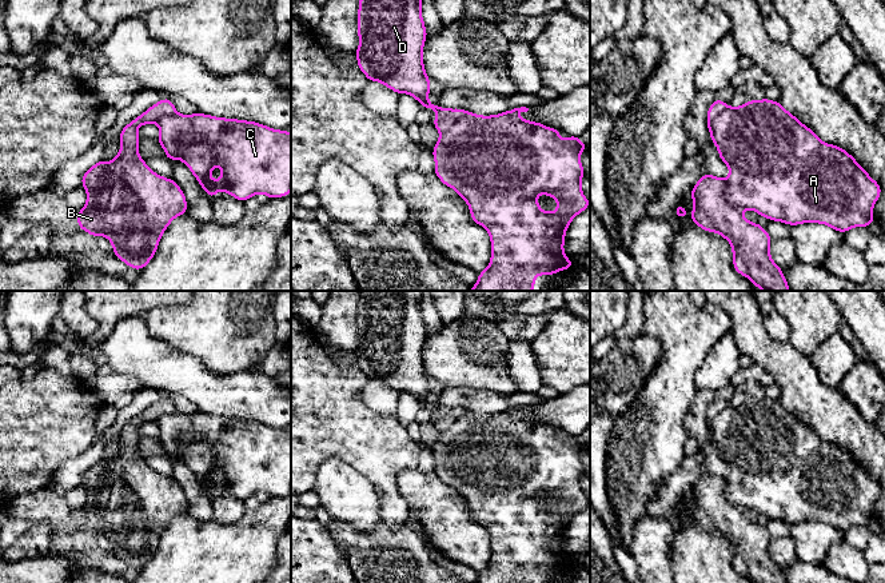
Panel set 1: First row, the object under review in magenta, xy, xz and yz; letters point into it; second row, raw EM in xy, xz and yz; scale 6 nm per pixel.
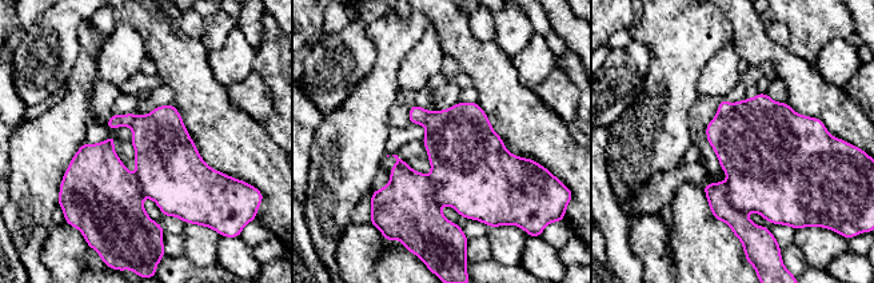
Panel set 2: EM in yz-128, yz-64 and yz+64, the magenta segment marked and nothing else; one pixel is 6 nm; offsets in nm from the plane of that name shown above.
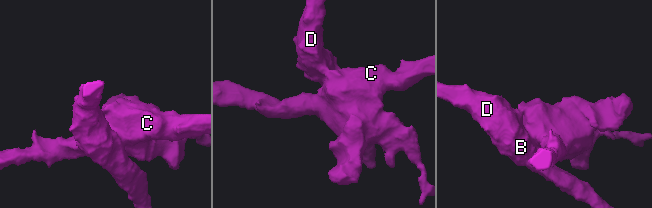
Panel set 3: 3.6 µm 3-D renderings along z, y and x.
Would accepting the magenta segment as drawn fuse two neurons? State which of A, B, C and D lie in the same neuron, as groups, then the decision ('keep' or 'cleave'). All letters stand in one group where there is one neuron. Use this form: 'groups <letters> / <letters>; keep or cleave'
groups A C / B D; cleave

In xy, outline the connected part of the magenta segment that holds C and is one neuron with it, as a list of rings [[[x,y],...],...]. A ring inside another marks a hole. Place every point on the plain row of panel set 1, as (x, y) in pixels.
[[[204,412],[163,415],[158,419],[159,436],[156,438],[164,448],[170,460],[182,459],[202,487],[212,498],[219,490],[224,490],[239,500],[244,500],[254,494],[267,494],[270,498],[284,496],[291,491],[291,432],[286,428],[278,430],[255,420],[216,416]],[[215,464],[220,466],[222,476],[210,476]]]

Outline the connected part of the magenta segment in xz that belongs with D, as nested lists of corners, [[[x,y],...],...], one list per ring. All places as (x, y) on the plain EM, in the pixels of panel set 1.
[[[360,291],[356,326],[359,335],[359,346],[355,351],[358,367],[368,380],[380,380],[398,394],[411,394],[422,403],[422,408],[431,407],[436,412],[432,424],[439,431],[449,430],[467,412],[461,407],[440,407],[427,398],[431,387],[422,356],[427,336],[422,318],[422,291]]]

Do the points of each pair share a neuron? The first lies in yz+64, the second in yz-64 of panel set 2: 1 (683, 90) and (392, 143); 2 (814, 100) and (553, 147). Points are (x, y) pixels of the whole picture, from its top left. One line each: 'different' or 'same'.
1: different
2: same

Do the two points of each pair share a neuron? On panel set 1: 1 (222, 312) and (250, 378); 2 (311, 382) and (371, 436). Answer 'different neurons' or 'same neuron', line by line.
1: different neurons
2: same neuron

